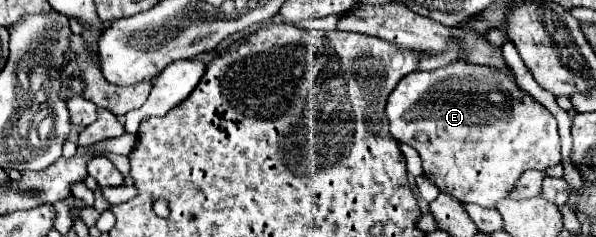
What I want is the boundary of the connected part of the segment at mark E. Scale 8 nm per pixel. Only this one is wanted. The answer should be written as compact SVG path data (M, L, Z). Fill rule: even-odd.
M455 60L453 64L445 66L445 68L437 68L437 70L429 70L429 72L421 72L421 70L415 70L411 74L407 74L405 78L401 78L401 82L397 84L397 88L391 92L389 100L387 100L387 108L385 108L385 114L389 118L389 130L393 134L393 138L401 144L409 144L413 146L421 160L423 160L423 172L425 176L445 194L457 198L459 202L463 204L479 204L483 208L495 208L497 202L501 198L507 198L509 190L513 188L515 180L519 178L521 172L529 170L529 168L537 168L537 170L545 170L549 166L555 166L561 162L561 142L559 142L559 132L557 132L557 120L555 116L543 106L539 104L533 96L529 96L515 80L513 74L509 72L503 72L503 70L497 70L493 66L473 66L471 62L463 62L463 60Z

